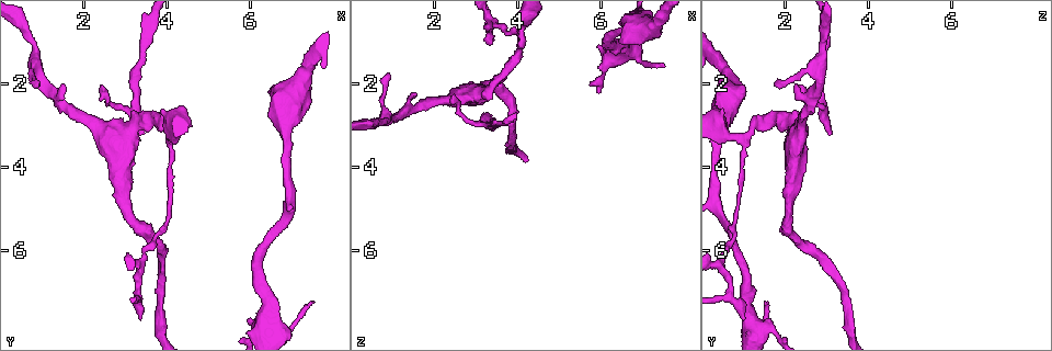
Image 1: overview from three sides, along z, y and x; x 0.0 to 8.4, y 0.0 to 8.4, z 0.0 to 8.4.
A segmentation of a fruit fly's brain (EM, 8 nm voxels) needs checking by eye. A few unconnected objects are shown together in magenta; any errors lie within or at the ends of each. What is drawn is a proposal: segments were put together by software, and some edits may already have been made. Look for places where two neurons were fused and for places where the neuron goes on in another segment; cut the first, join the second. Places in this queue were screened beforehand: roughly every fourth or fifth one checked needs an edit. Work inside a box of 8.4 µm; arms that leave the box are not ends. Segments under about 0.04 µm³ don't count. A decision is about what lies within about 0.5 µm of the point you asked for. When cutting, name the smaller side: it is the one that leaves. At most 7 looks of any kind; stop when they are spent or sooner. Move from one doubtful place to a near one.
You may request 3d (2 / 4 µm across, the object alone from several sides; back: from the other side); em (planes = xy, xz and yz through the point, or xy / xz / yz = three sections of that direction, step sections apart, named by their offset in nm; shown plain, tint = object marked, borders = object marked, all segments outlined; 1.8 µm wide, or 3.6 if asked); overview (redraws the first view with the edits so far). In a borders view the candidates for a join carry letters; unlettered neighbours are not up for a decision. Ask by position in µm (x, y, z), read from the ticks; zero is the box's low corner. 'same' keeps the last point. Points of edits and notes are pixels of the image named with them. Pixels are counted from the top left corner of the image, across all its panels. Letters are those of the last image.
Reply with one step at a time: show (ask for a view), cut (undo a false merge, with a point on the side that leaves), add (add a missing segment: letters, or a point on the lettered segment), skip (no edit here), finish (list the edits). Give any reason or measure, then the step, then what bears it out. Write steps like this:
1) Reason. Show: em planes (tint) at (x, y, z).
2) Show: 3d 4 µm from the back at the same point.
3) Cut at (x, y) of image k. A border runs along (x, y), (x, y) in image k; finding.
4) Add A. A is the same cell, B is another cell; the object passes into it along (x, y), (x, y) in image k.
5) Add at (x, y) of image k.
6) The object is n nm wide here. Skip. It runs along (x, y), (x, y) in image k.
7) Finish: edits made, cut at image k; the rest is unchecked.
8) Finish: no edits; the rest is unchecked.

Small branch off a trunk. Show: em planes (plain) at (4.05, 3.30, 1.10).

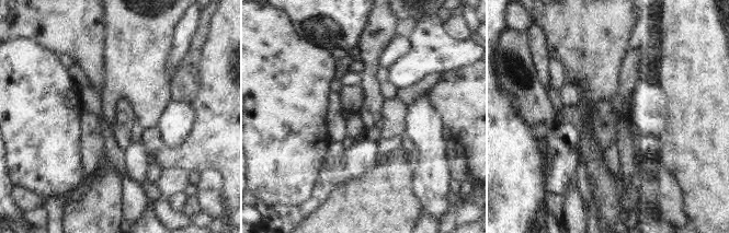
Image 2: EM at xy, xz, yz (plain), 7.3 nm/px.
What lies round it. Show: em planes (borders) at the same point.

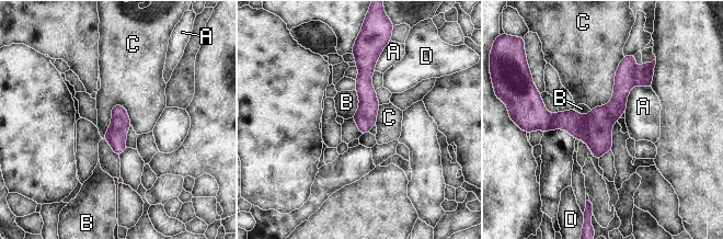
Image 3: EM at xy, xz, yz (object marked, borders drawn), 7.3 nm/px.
The object is 150 nm wide here. Cut at (624, 77) of image 3. A, B, C and D are other cells; a border runs along (633, 71), (634, 83) in image 3; two neurons meet here.

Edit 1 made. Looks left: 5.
Tapers out. Show: em planes (borders) at (7.45, 7.15, 1.55).

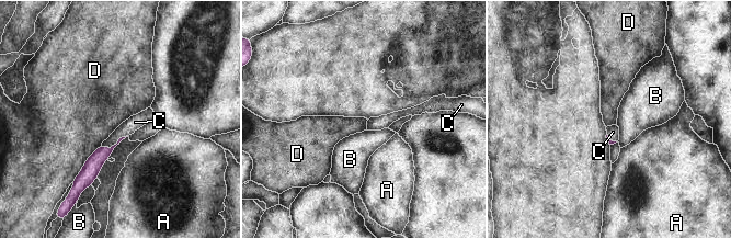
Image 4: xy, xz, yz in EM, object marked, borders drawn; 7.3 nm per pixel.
Add C. C is the same cell, A, B and D are other cells; it goes on there.

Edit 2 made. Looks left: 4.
Finish: edits made, cut at image 3, add at image 4; the rest is unchecked.

